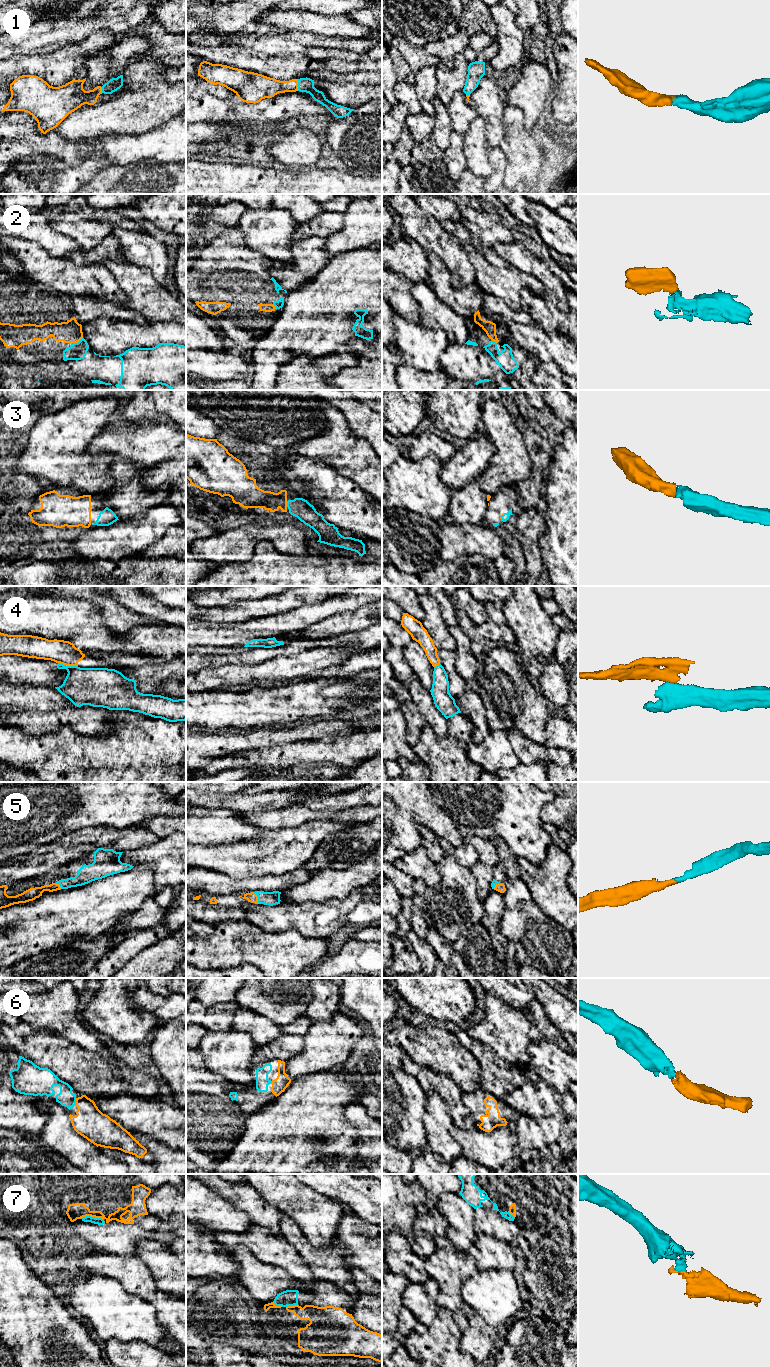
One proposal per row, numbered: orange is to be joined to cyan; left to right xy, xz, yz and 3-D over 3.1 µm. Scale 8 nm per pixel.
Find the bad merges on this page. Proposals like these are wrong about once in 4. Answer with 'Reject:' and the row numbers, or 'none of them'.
Reject: 4

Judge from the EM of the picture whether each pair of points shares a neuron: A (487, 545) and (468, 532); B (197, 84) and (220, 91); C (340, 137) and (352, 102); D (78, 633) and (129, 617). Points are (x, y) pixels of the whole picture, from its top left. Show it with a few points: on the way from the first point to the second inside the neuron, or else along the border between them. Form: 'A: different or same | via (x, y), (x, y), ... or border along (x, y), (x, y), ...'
A: same | via (482, 540), (473, 537)
B: same | via (203, 88), (214, 89)
C: different | border along (371, 100), (353, 109)
D: different | border along (93, 603), (100, 611), (101, 621), (120, 634)

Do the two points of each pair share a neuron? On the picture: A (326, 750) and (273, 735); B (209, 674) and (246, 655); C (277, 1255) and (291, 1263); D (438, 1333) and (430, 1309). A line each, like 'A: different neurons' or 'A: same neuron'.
A: different neurons
B: different neurons
C: same neuron
D: different neurons

